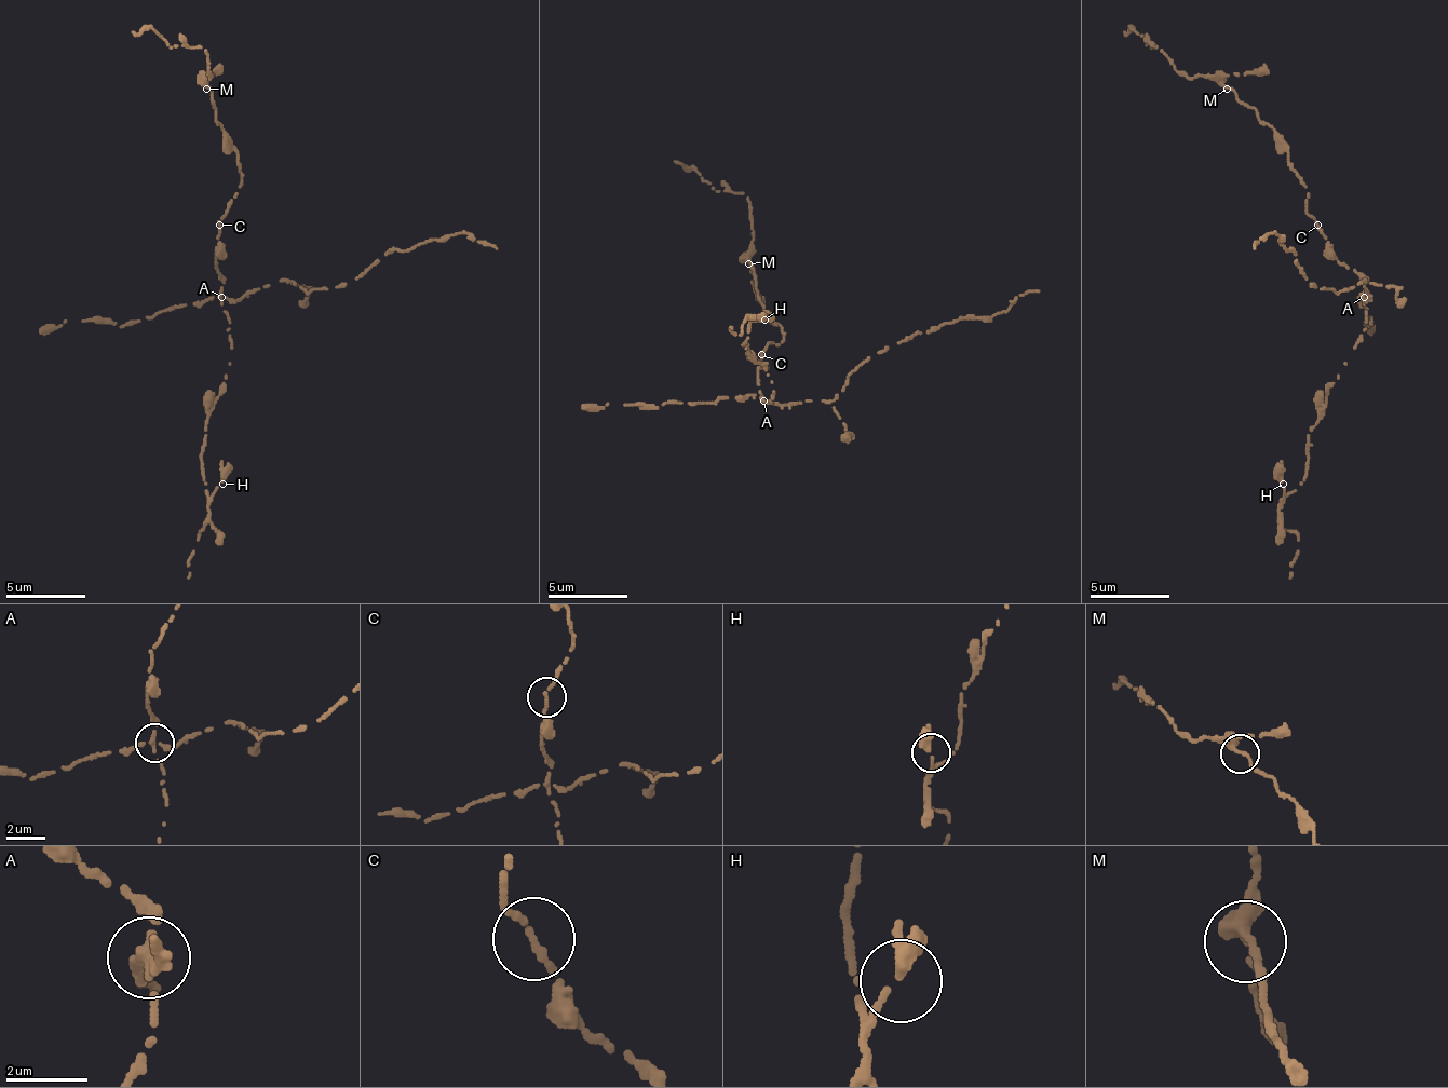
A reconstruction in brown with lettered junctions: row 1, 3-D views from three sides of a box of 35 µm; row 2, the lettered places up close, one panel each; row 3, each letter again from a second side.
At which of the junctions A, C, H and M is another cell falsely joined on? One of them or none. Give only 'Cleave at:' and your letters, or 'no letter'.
Cleave at: A

